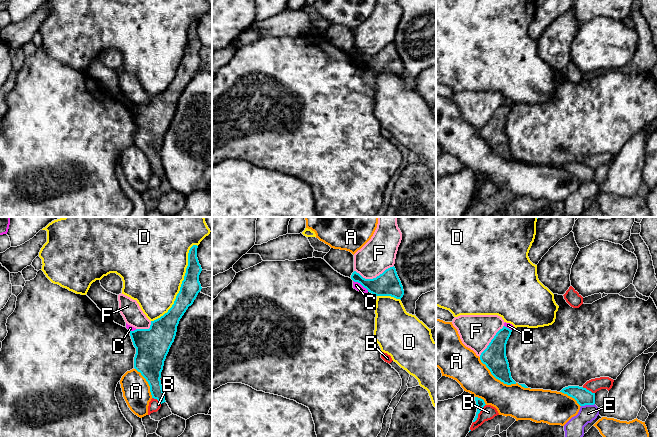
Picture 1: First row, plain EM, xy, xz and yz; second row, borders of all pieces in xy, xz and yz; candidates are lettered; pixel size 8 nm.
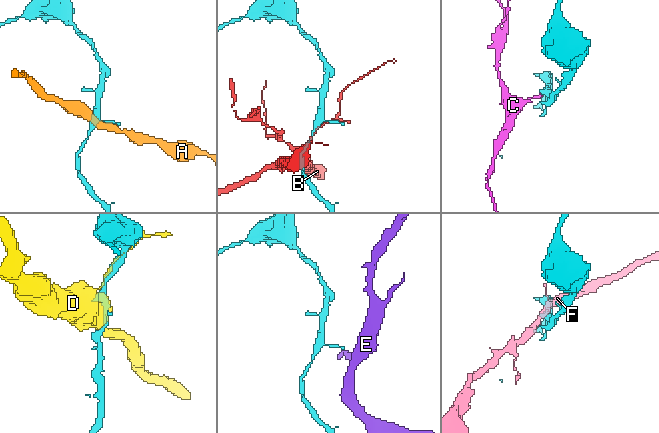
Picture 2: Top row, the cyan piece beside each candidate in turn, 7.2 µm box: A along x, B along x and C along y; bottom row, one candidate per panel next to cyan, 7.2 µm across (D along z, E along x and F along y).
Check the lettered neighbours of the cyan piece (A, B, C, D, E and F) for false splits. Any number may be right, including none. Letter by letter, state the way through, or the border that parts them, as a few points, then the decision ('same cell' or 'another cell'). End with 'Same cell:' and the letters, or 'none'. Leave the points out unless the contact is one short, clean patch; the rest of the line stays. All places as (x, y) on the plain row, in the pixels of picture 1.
A: another cell
B: another cell
C: border xz (353, 56), (360, 59), (368, 67); another cell
D: another cell
E: another cell
F: another cell
Same cell: none

